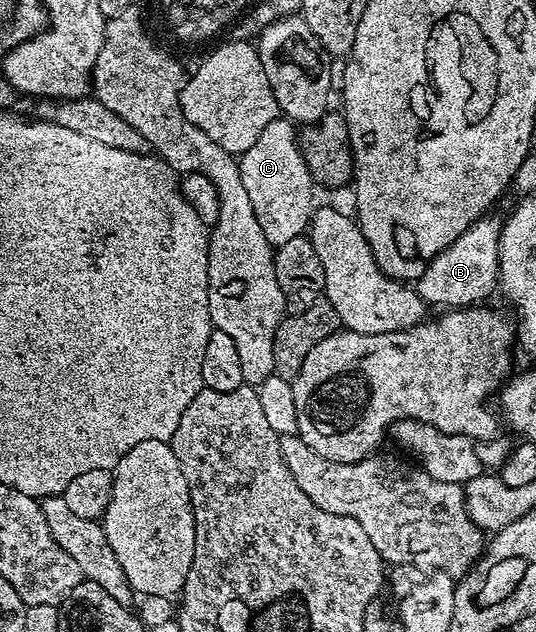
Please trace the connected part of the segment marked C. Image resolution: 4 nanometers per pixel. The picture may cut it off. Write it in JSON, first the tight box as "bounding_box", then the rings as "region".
{"bounding_box":[238,118,316,246],"region":[[[277,118],[270,122],[256,142],[242,153],[238,165],[252,210],[260,221],[260,230],[264,230],[264,238],[268,238],[272,246],[288,242],[309,229],[310,217],[314,215],[316,207],[316,181],[302,157],[300,132],[293,120]]]}

